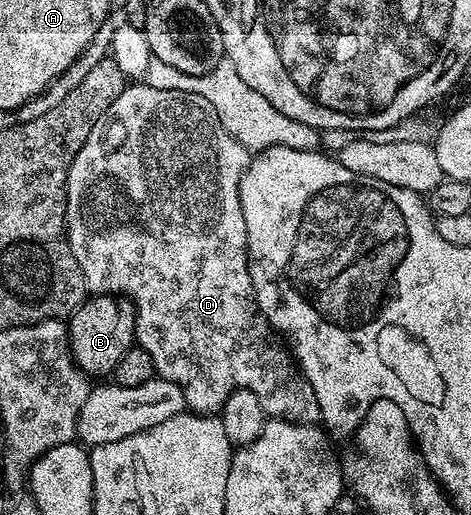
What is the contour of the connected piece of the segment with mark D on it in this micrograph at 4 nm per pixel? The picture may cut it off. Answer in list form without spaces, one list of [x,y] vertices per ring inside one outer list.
[[[144,82],[130,83],[123,94],[119,94],[119,98],[107,106],[95,126],[91,126],[91,134],[87,134],[83,150],[79,150],[79,154],[75,154],[75,162],[71,162],[65,183],[65,237],[69,239],[75,262],[79,262],[79,270],[83,270],[85,286],[90,293],[127,296],[137,305],[136,347],[151,354],[153,370],[158,377],[177,383],[182,388],[188,411],[198,414],[220,413],[236,388],[246,388],[255,394],[255,398],[259,398],[259,406],[263,406],[266,417],[296,424],[320,425],[319,398],[315,398],[311,382],[307,382],[290,349],[282,343],[278,333],[273,331],[259,310],[253,293],[247,250],[247,222],[243,222],[243,206],[239,202],[239,182],[250,159],[249,149],[243,147],[231,134],[227,134],[223,122],[219,122],[219,114],[215,114],[207,98],[199,98],[199,94],[187,94],[183,90],[155,90],[155,86]]]

